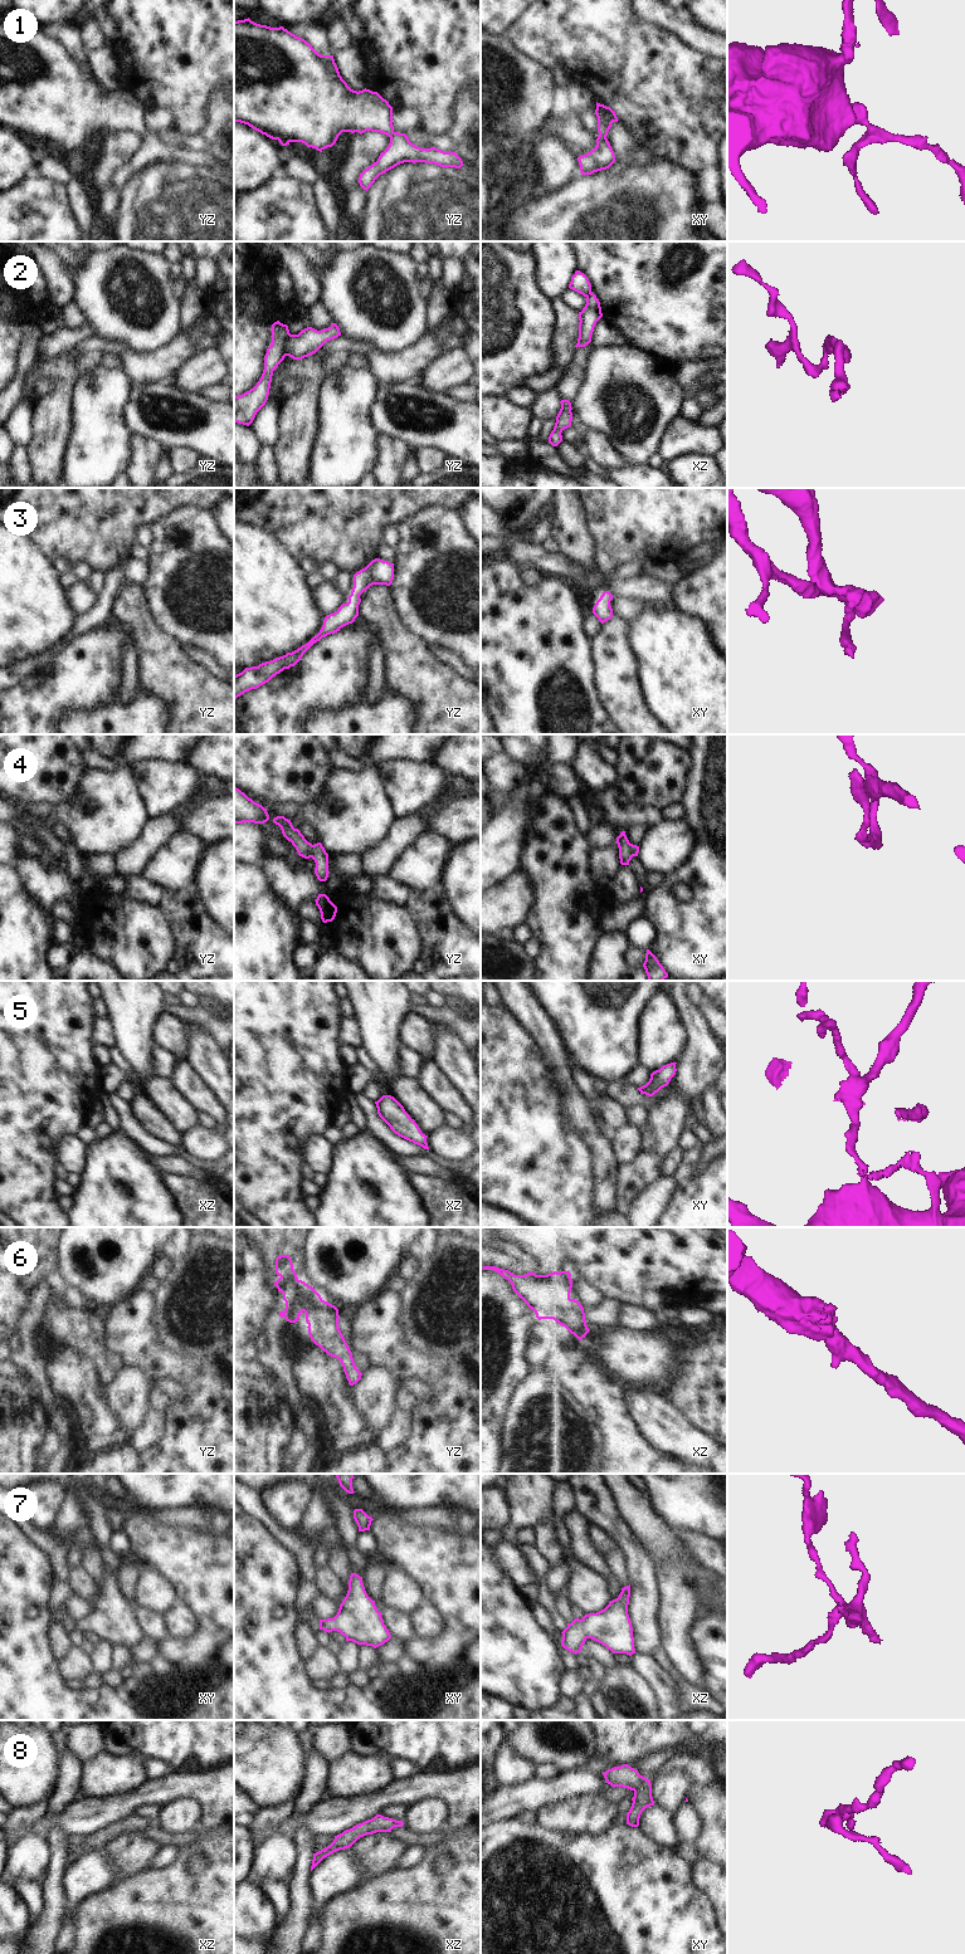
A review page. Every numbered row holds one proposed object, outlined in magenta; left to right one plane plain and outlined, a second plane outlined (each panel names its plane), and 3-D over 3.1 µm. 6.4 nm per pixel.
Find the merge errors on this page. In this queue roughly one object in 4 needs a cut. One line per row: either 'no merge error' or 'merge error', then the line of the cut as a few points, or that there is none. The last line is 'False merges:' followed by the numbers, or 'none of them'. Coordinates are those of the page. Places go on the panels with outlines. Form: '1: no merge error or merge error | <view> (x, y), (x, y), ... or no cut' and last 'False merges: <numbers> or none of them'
1: no merge error | no cut
2: merge error | yz (290, 333), (286, 341), (284, 355)
3: no merge error | no cut
4: merge error | yz (313, 845), (313, 851), (310, 856)
5: no merge error | no cut
6: no merge error | no cut
7: no merge error | no cut
8: no merge error | no cut
False merges: 2, 4

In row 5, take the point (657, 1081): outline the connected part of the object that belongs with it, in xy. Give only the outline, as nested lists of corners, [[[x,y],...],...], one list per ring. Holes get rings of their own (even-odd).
[[[677,1063],[663,1065],[659,1070],[653,1071],[650,1074],[649,1081],[645,1085],[638,1088],[640,1094],[653,1096],[662,1088],[667,1086],[671,1079],[676,1075],[676,1064]]]

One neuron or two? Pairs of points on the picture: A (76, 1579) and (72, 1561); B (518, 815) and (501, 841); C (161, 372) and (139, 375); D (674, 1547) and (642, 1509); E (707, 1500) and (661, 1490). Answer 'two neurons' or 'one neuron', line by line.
A: two neurons
B: one neuron
C: one neuron
D: one neuron
E: one neuron

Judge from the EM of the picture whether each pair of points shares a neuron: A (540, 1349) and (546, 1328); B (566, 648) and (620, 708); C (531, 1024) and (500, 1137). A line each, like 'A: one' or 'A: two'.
A: one
B: two
C: two

